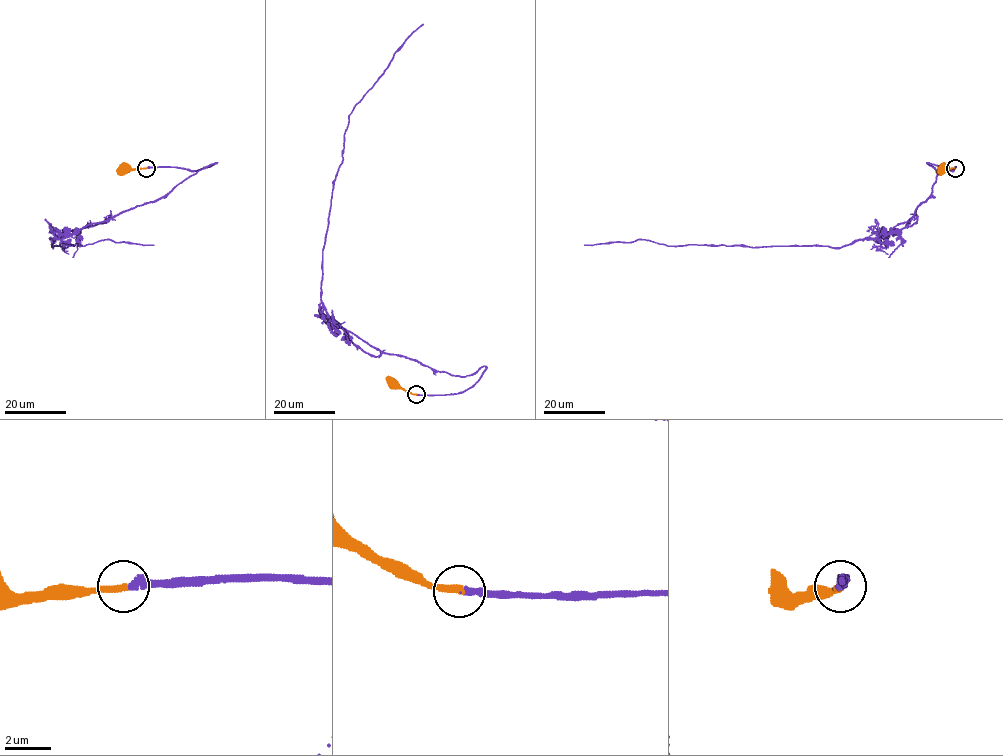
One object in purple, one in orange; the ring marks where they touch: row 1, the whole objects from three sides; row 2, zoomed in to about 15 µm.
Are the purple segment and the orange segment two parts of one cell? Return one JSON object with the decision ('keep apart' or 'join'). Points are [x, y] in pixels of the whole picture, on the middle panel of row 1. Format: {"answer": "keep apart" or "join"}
{"answer": "join"}

